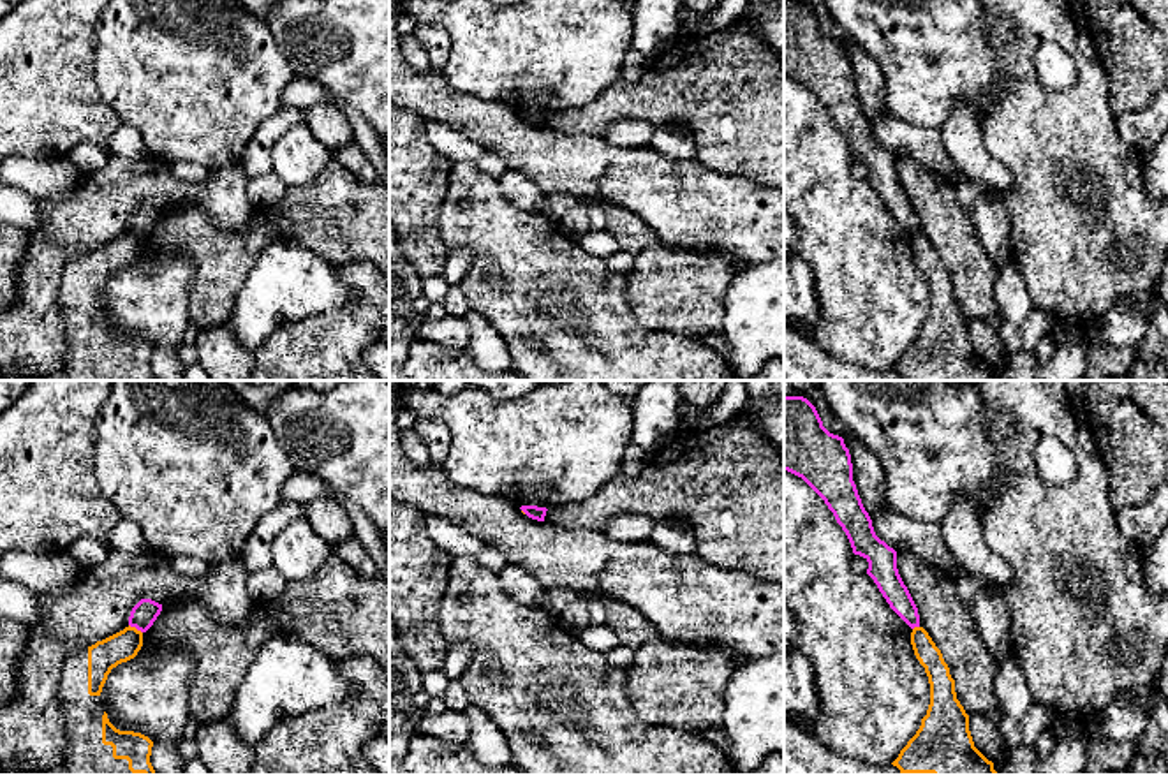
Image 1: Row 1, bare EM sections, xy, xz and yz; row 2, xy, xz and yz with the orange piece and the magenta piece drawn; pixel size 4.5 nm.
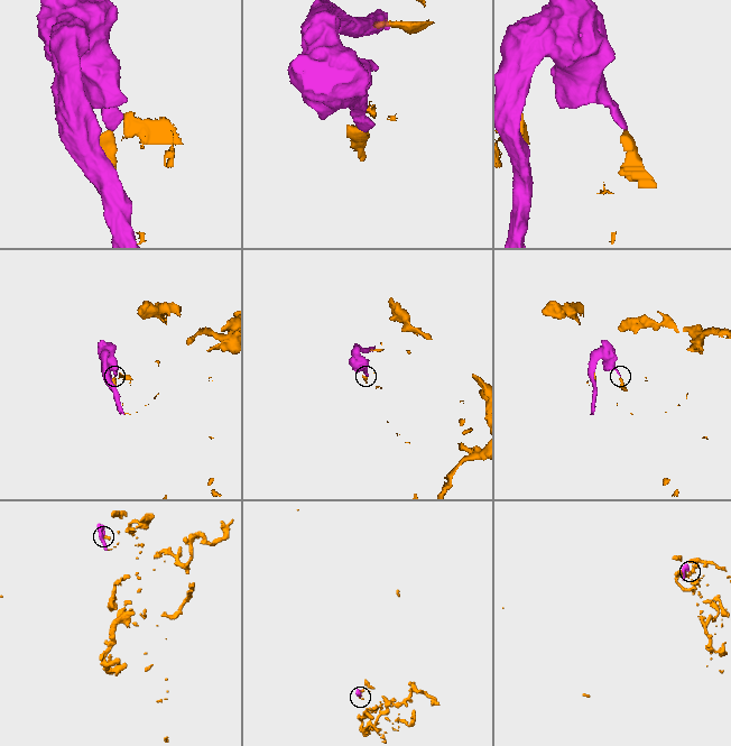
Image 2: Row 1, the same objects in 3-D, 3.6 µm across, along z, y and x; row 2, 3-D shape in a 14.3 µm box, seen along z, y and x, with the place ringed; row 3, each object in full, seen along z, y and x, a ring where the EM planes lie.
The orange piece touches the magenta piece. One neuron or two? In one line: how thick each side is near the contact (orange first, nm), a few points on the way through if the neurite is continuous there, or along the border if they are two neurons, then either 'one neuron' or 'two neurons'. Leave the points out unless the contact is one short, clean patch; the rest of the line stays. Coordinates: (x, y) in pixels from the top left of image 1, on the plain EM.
140 nm thick on the orange side, 120 nm on the other; border along xy (129, 229), (141, 238); two neurons

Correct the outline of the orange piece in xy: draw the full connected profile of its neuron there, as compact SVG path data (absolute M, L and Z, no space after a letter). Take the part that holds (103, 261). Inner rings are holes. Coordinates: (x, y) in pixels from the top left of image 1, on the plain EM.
M129 231L65 262L60 277L58 305L67 336L67 354L62 370L69 380L155 380L150 368L153 347L141 338L116 335L100 308L100 298L111 275L134 264L141 252L143 238Z

